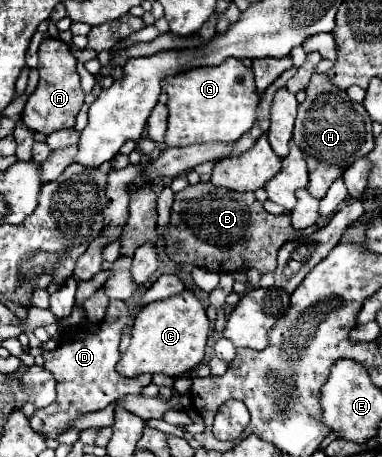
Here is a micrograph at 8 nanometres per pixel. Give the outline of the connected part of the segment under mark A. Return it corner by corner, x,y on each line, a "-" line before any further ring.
46,37
40,43
38,59
40,59
40,65
38,65
40,81
38,81
36,91
28,97
28,103
22,111
22,121
26,123
28,129
48,135
56,129
64,129
64,127
74,125
76,115
84,103
84,91
80,87
80,75
76,71
76,59
64,41
54,39
54,37

